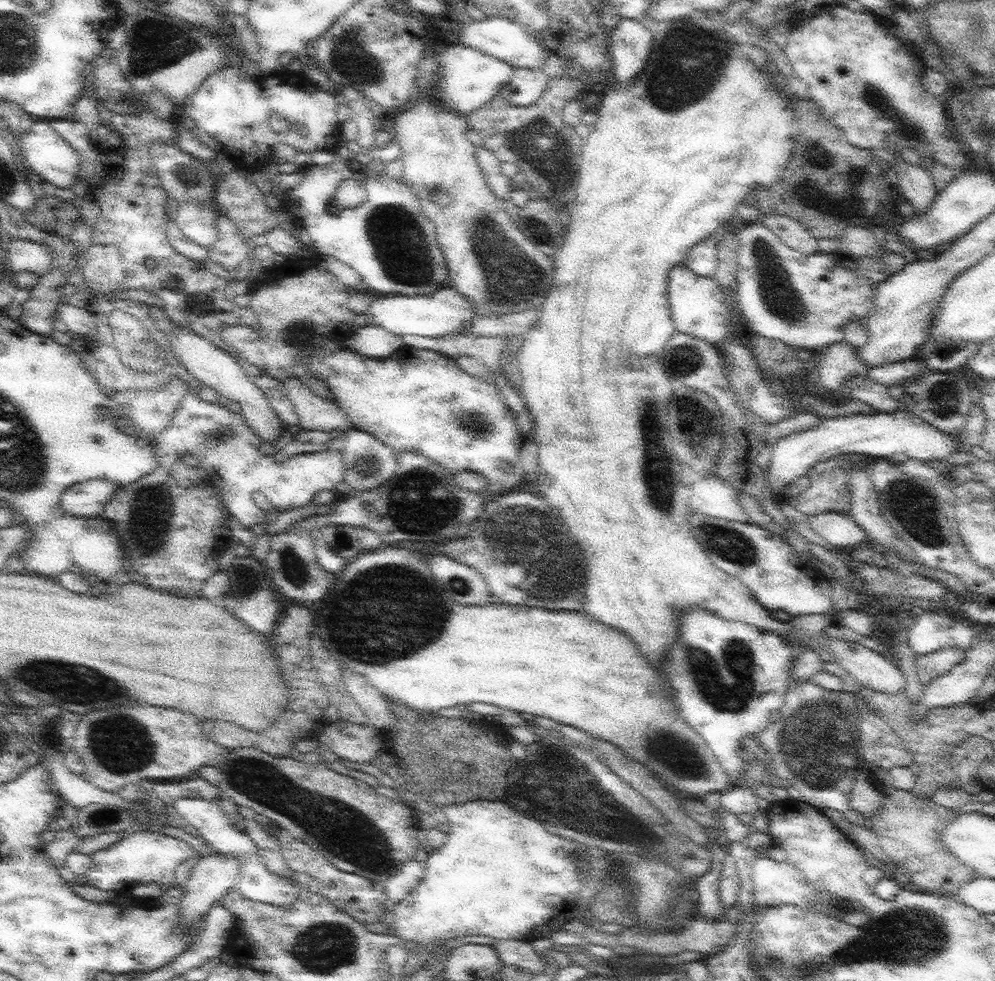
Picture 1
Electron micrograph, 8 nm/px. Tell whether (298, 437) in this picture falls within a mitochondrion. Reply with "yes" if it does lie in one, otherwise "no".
no

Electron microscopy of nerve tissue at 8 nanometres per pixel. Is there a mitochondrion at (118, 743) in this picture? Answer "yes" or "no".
yes

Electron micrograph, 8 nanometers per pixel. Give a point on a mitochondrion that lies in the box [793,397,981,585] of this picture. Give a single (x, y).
(915, 505)

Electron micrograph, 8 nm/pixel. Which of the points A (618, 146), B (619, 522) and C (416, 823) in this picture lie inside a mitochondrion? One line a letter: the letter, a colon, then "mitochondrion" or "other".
A: other
B: other
C: other

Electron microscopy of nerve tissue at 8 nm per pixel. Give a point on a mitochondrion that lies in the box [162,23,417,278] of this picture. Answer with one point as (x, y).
(359, 65)

